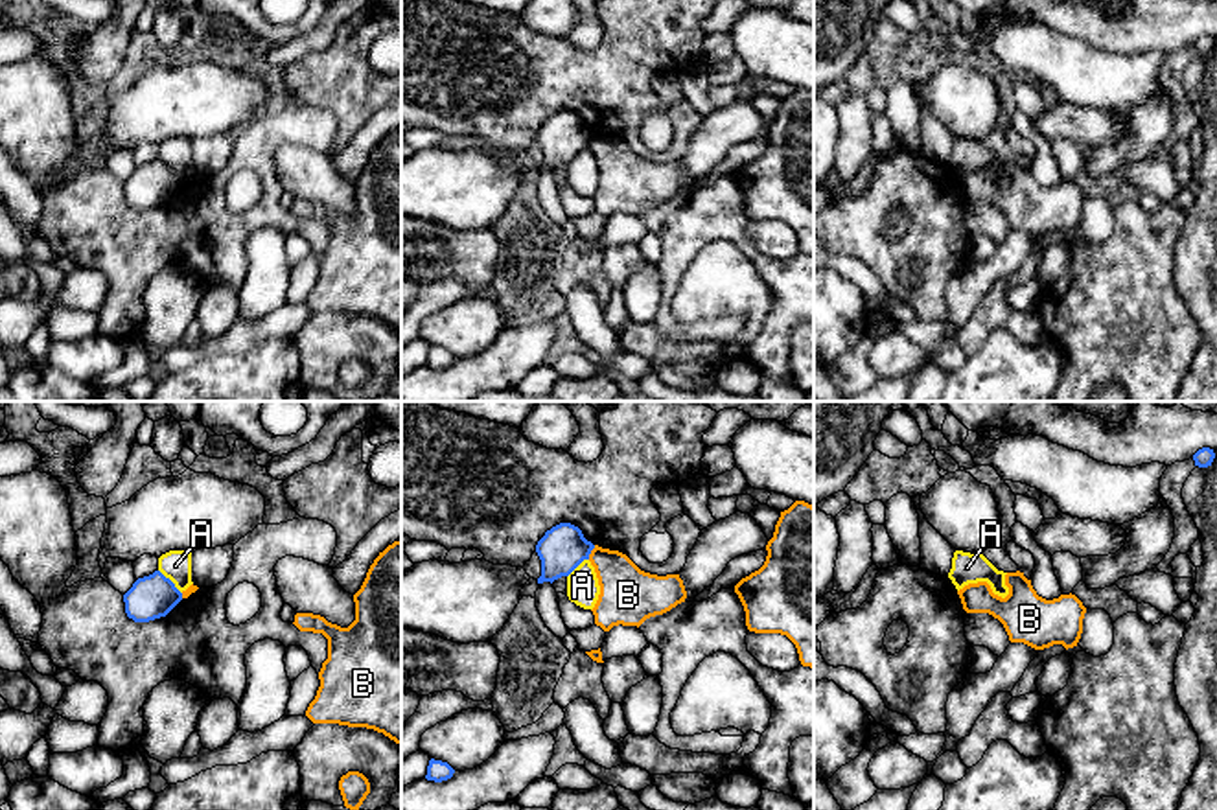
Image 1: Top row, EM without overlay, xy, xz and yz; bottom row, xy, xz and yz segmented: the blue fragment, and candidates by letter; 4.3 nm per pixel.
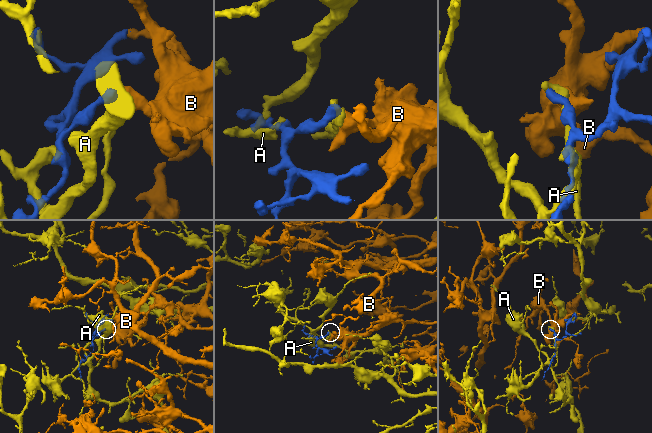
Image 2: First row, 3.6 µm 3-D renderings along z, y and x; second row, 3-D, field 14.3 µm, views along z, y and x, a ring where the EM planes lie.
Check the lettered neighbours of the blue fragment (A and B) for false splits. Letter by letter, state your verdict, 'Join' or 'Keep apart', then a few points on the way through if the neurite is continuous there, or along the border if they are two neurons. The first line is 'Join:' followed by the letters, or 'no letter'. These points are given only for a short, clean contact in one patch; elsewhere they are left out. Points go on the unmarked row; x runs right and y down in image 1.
Join: no letter
A: Keep apart
B: Keep apart. Boundary: xz (595, 133), (588, 146)

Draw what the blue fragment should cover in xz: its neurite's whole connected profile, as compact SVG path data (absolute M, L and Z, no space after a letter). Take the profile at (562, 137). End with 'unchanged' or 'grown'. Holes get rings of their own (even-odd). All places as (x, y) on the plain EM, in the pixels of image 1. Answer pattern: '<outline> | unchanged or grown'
M571 110L552 114L536 133L541 147L538 171L552 171L562 164L569 164L584 147L589 147L593 136L595 133L584 125L578 114Z | unchanged

